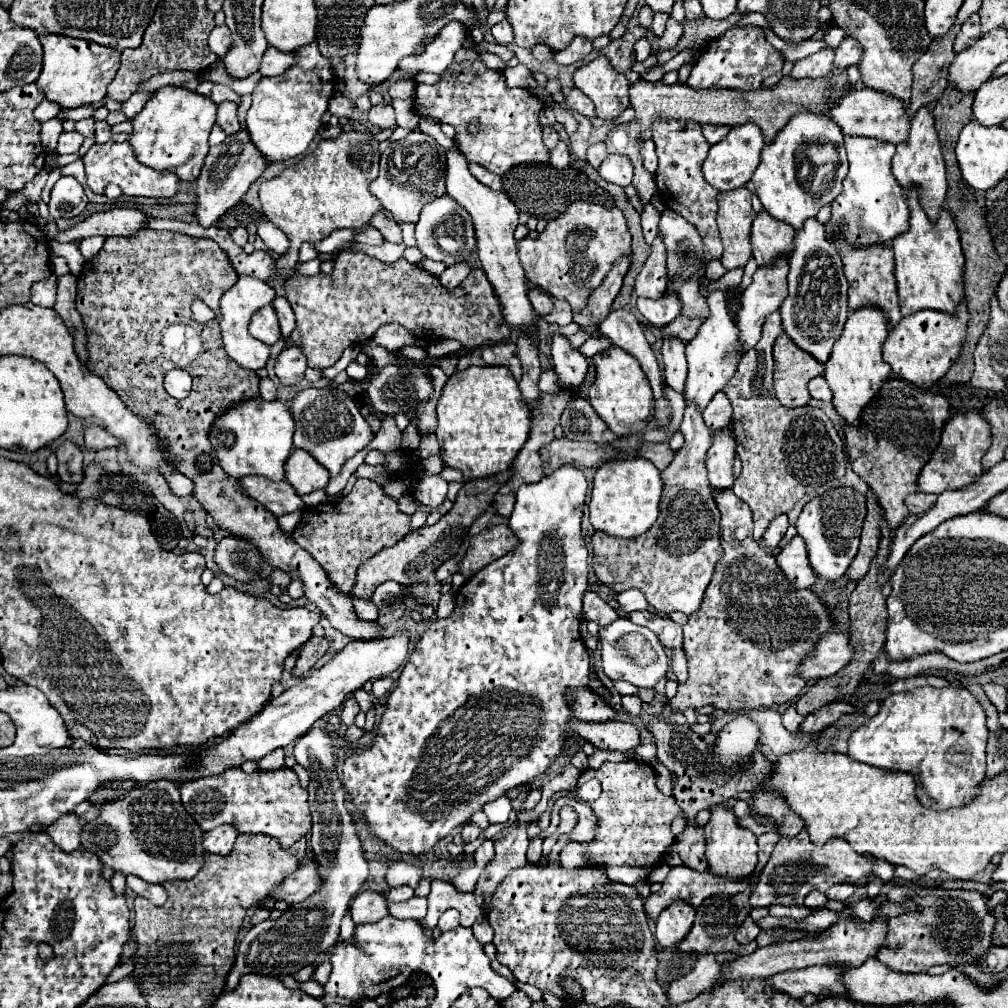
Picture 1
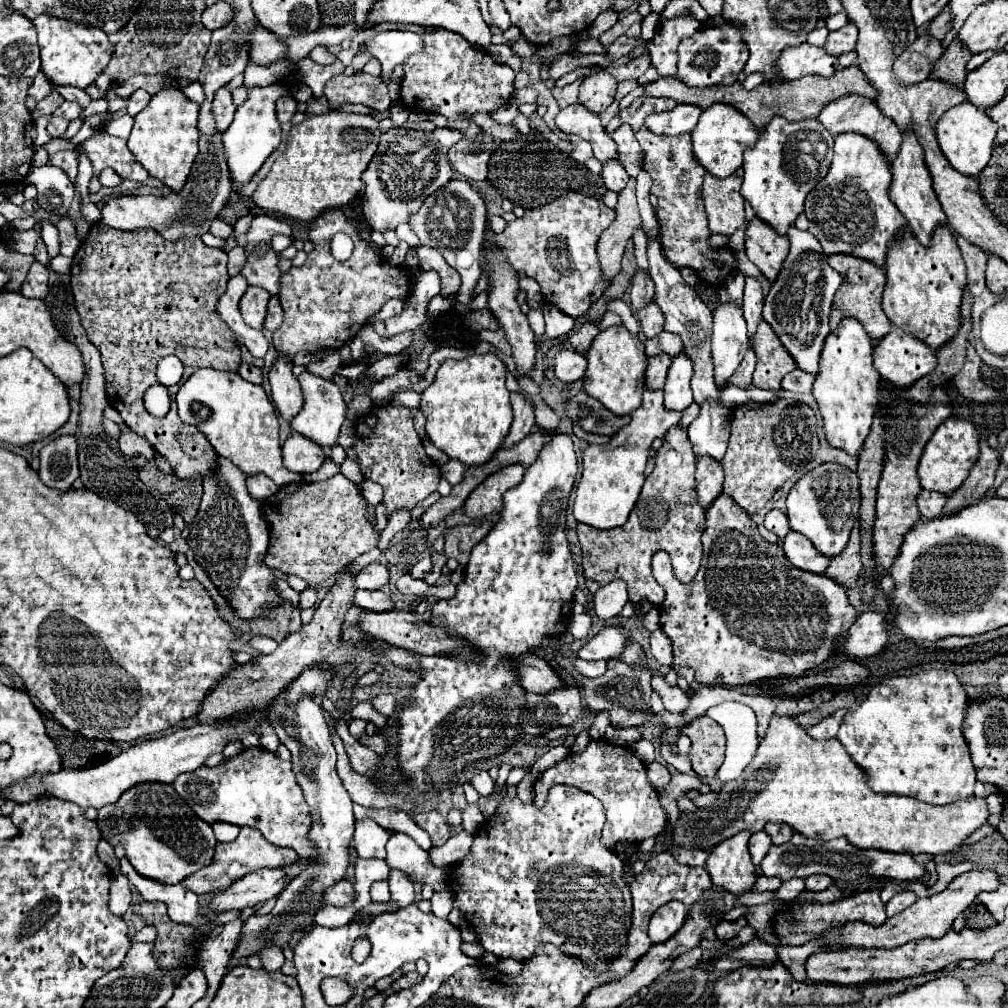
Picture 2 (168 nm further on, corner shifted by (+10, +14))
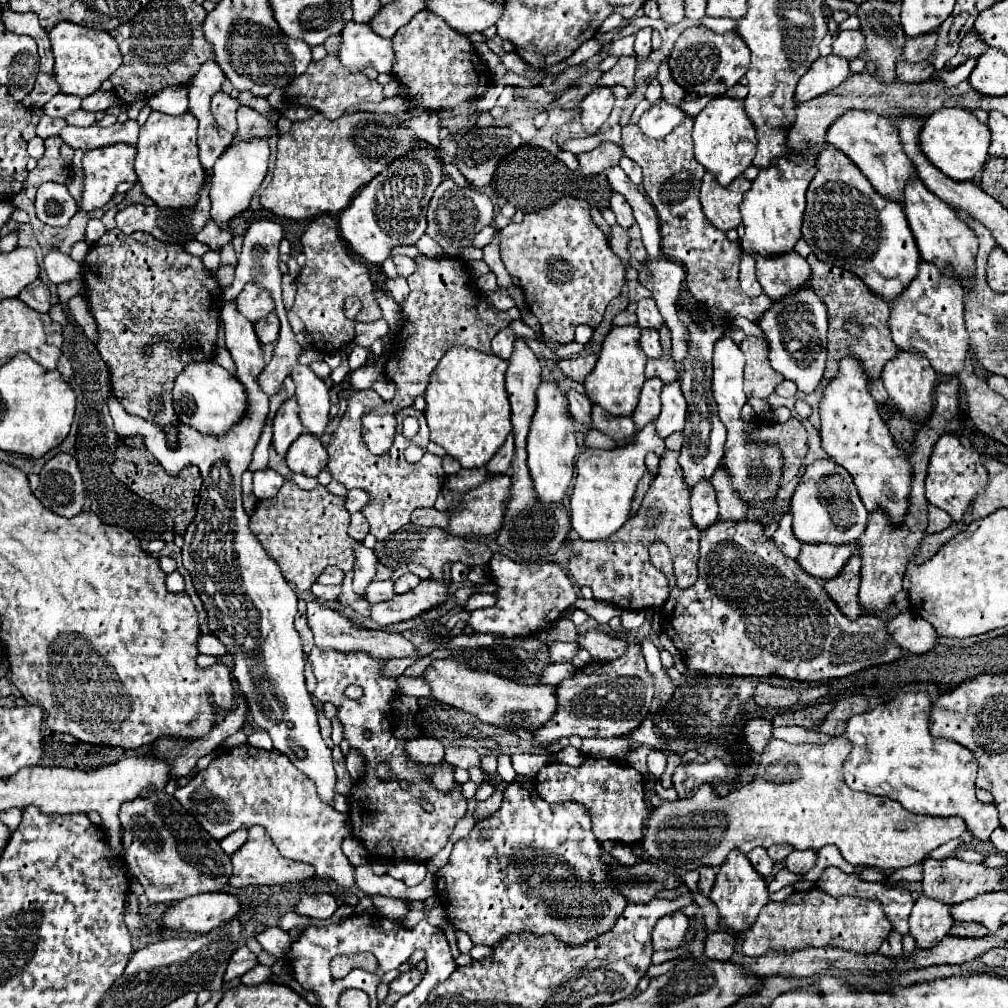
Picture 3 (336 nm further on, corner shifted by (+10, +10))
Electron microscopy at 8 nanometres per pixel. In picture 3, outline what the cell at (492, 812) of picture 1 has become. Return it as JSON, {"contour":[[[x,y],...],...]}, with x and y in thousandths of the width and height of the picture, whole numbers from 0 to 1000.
{"contour":[[[442,738],[440,744],[442,744],[440,754],[446,756],[446,758],[450,758],[450,760],[456,760],[460,764],[464,764],[466,760],[476,760],[476,748],[470,742],[466,742],[466,740]]]}

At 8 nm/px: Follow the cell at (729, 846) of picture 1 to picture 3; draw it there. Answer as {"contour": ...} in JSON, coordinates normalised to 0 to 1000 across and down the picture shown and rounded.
{"contour":[[[726,843],[722,853],[714,859],[714,865],[710,869],[710,875],[708,875],[704,891],[712,901],[712,913],[716,915],[716,919],[724,927],[734,931],[750,915],[752,905],[756,903],[756,899],[762,897],[762,879],[754,871],[754,867],[746,861],[744,853],[736,845]]]}

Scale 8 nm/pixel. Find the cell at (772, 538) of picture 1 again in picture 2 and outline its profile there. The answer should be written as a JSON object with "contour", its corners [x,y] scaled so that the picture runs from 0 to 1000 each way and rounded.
{"contour":[[[764,506],[764,508],[760,510],[760,514],[758,514],[758,522],[760,522],[762,526],[766,526],[768,530],[772,530],[774,536],[776,536],[776,534],[782,530],[782,526],[784,526],[784,520],[782,520],[780,510],[774,508],[774,506]]]}

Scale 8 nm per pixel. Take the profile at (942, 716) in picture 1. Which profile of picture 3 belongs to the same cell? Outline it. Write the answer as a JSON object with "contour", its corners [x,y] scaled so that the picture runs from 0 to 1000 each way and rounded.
{"contour":[[[919,687],[893,688],[881,698],[845,710],[839,732],[847,742],[837,756],[837,774],[847,784],[885,792],[907,808],[956,812],[960,825],[968,833],[978,835],[992,817],[988,800],[972,796],[966,788],[968,750],[950,736],[925,732],[921,712],[923,692]]]}

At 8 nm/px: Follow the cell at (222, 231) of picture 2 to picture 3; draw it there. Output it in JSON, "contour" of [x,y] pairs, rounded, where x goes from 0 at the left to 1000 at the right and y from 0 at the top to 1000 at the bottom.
{"contour":[[[204,220],[204,224],[192,234],[196,240],[204,242],[208,248],[220,248],[224,242],[228,242],[231,232],[228,228],[218,228],[214,220]]]}

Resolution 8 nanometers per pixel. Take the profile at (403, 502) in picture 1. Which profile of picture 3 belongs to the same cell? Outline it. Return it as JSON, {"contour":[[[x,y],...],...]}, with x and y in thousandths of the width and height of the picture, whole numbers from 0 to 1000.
{"contour":[[[351,508],[351,510],[347,512],[345,532],[351,534],[351,536],[355,536],[355,538],[359,538],[363,530],[365,530],[365,518],[363,518],[361,510],[359,510],[359,508]]]}

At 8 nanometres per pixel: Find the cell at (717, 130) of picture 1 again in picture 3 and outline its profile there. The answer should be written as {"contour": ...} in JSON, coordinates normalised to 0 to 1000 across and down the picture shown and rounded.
{"contour":[[[655,101],[655,103],[645,105],[645,107],[637,113],[633,125],[635,125],[637,131],[639,131],[641,135],[645,135],[645,137],[659,137],[659,135],[665,133],[679,117],[681,117],[681,113],[679,113],[675,107],[671,107],[671,105],[667,105],[667,103],[661,103],[661,101]]]}

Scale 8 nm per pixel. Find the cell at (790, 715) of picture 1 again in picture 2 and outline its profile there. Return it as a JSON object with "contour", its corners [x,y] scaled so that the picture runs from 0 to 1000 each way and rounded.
{"contour":[[[766,710],[764,724],[754,734],[748,754],[738,762],[736,770],[716,778],[712,796],[692,808],[677,808],[673,812],[671,821],[667,823],[667,833],[677,839],[694,839],[704,843],[712,835],[732,827],[734,823],[752,825],[758,821],[760,815],[780,815],[786,819],[788,825],[798,827],[800,831],[813,831],[825,833],[831,829],[839,829],[843,837],[851,841],[869,841],[879,845],[895,845],[895,847],[925,847],[925,849],[944,849],[948,847],[958,831],[962,831],[974,817],[980,815],[980,798],[978,792],[964,790],[962,794],[942,796],[938,800],[923,800],[919,796],[911,796],[899,790],[885,790],[885,788],[871,788],[863,784],[859,768],[847,760],[839,742],[829,734],[808,734],[800,728],[800,724],[790,716],[788,710]]]}

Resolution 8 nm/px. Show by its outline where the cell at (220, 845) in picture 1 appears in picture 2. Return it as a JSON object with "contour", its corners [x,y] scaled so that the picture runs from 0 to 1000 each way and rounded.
{"contour":[[[212,815],[212,817],[210,817],[210,823],[212,823],[212,827],[214,827],[214,833],[218,833],[218,835],[228,835],[228,833],[232,833],[232,831],[236,829],[236,825],[238,825],[236,819],[220,817],[220,815]]]}

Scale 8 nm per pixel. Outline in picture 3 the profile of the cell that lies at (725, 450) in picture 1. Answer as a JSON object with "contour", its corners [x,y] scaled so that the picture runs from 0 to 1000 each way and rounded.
{"contour":[[[696,476],[692,482],[687,484],[685,500],[687,500],[687,518],[692,526],[700,526],[712,516],[710,492],[702,476]]]}

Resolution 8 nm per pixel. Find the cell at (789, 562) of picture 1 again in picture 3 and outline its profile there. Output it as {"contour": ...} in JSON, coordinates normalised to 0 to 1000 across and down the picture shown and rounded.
{"contour":[[[851,538],[821,542],[821,540],[798,540],[792,552],[792,560],[806,571],[825,575],[831,571],[841,554],[851,550]]]}

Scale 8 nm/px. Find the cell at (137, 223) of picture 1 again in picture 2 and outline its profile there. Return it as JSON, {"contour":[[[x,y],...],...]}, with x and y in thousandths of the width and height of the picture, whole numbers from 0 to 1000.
{"contour":[[[220,131],[208,133],[208,137],[198,135],[198,151],[192,159],[188,177],[179,190],[171,190],[163,196],[157,194],[117,194],[109,196],[101,204],[101,220],[117,228],[137,228],[151,224],[165,238],[177,238],[183,234],[200,234],[206,230],[208,220],[216,214],[218,206],[230,192],[228,171],[224,165],[220,149]]]}

